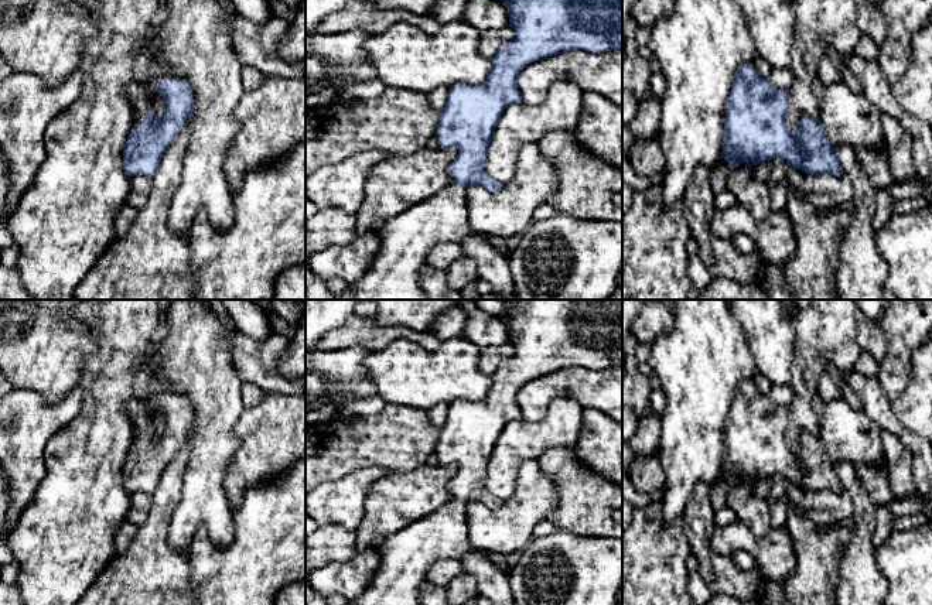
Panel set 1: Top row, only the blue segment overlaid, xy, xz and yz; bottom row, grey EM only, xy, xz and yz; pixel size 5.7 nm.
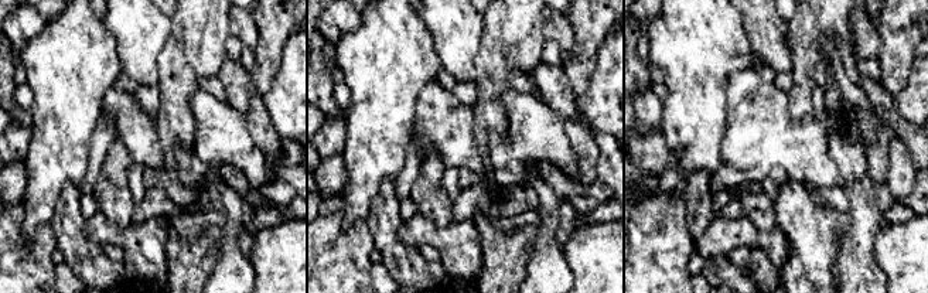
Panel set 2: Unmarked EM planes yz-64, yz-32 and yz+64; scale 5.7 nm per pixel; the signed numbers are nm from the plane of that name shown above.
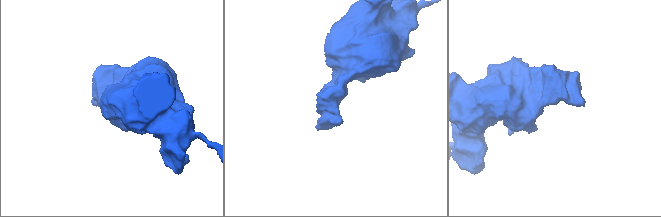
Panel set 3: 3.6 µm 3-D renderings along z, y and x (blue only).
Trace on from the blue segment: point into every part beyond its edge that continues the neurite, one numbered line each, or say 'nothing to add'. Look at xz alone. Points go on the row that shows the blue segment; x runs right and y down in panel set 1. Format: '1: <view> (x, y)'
1: xz (406, 239)

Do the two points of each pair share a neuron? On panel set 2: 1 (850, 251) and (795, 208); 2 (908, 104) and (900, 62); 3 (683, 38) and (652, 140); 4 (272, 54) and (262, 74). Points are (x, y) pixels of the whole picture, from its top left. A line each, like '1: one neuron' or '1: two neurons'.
1: two neurons
2: two neurons
3: two neurons
4: one neuron

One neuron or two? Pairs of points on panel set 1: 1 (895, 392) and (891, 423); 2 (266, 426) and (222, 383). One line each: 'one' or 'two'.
1: two
2: two

